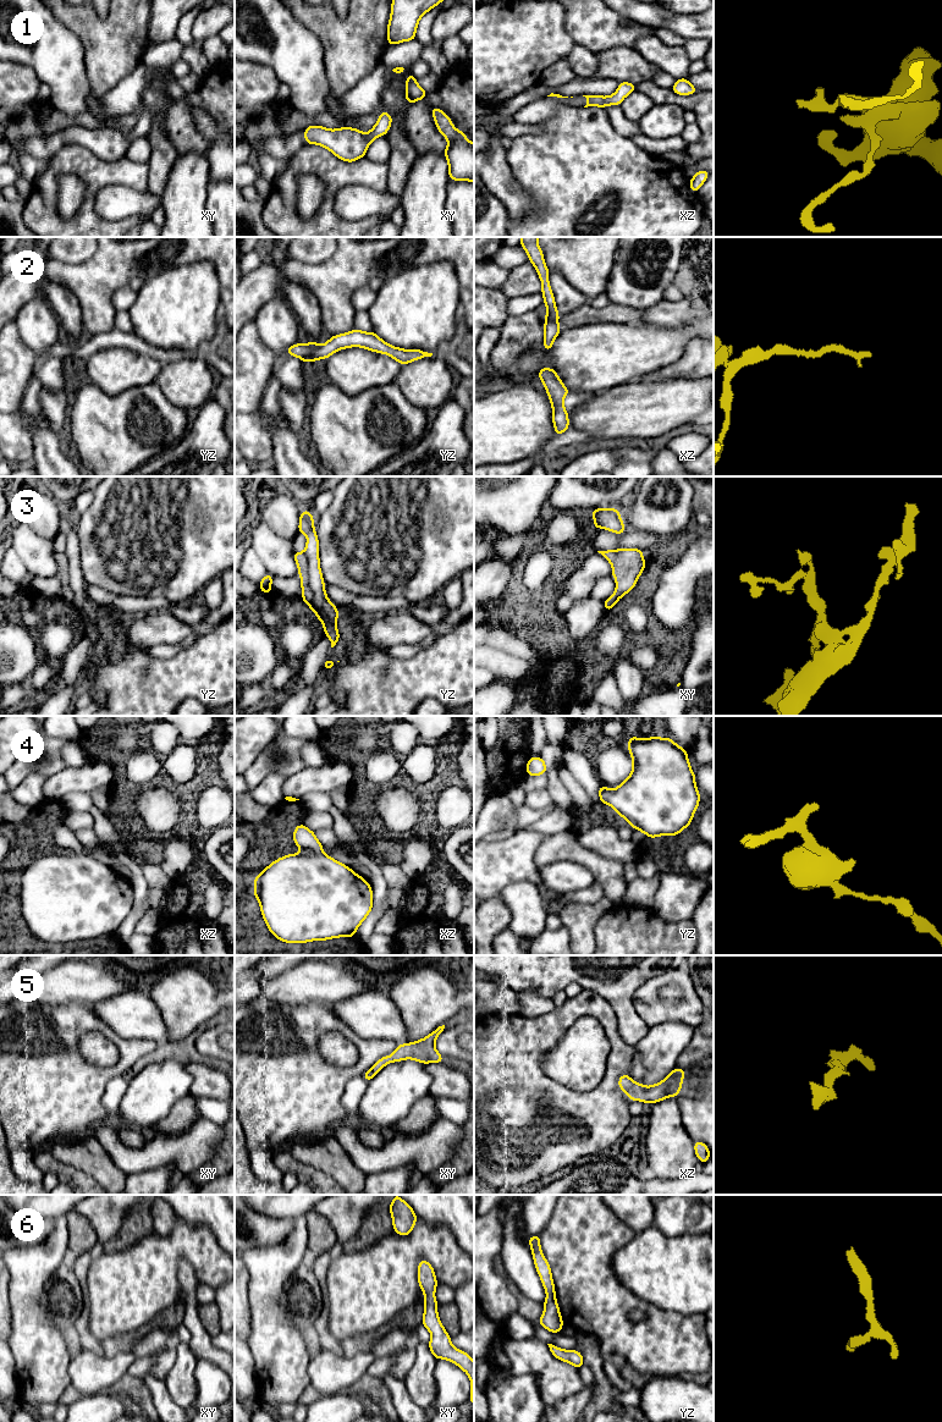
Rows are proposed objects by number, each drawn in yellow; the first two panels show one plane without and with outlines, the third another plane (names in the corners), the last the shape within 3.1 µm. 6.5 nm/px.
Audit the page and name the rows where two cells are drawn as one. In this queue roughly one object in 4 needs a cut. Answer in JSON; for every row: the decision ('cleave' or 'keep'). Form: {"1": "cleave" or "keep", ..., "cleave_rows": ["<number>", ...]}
{"1": "keep", "2": "keep", "3": "cleave", "4": "keep", "5": "keep", "6": "keep", "cleave_rows": ["3"]}

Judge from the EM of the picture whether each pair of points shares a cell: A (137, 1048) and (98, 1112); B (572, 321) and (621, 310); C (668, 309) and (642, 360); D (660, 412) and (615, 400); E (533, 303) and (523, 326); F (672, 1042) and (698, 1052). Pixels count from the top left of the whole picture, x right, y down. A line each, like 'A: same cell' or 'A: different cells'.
A: same cell
B: same cell
C: different cells
D: same cell
E: different cells
F: different cells

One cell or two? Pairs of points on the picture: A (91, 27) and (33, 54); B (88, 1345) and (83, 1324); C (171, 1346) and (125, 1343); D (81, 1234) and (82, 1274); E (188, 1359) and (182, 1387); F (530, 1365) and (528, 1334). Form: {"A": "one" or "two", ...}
{"A": "two", "B": "one", "C": "two", "D": "one", "E": "one", "F": "two"}

